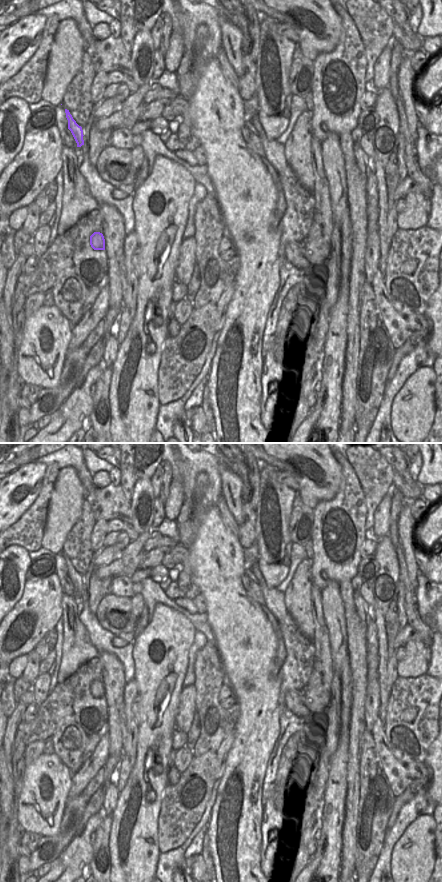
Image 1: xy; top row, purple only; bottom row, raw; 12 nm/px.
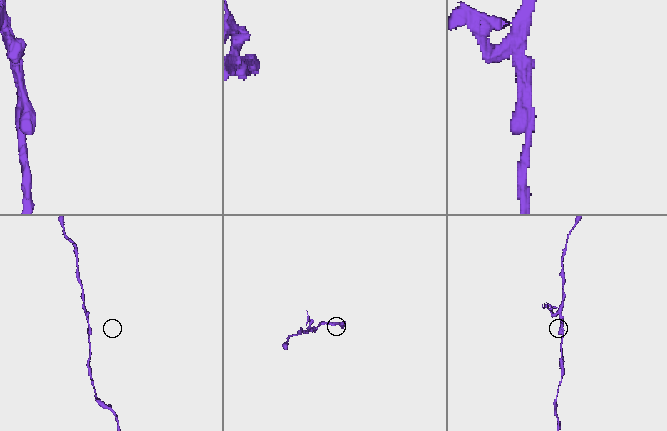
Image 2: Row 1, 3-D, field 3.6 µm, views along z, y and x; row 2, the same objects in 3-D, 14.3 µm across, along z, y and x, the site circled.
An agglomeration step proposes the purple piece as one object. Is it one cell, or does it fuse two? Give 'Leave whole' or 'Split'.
Split.

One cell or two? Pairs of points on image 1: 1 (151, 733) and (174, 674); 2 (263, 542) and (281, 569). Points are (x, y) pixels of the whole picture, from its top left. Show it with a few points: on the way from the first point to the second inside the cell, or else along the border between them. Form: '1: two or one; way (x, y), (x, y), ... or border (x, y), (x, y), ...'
1: one; way (158, 718), (160, 689)
2: one; way (268, 550), (271, 555), (271, 563), (273, 564)

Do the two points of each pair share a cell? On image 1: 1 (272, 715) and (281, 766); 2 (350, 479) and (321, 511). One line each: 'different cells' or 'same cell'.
1: different cells
2: same cell

